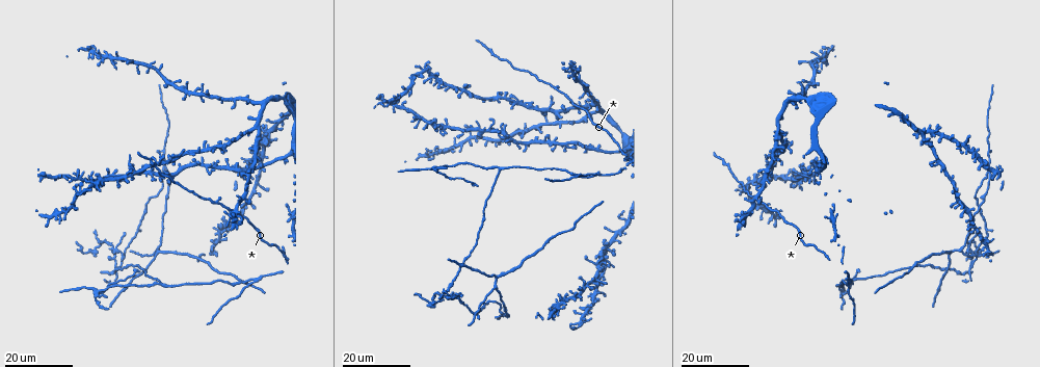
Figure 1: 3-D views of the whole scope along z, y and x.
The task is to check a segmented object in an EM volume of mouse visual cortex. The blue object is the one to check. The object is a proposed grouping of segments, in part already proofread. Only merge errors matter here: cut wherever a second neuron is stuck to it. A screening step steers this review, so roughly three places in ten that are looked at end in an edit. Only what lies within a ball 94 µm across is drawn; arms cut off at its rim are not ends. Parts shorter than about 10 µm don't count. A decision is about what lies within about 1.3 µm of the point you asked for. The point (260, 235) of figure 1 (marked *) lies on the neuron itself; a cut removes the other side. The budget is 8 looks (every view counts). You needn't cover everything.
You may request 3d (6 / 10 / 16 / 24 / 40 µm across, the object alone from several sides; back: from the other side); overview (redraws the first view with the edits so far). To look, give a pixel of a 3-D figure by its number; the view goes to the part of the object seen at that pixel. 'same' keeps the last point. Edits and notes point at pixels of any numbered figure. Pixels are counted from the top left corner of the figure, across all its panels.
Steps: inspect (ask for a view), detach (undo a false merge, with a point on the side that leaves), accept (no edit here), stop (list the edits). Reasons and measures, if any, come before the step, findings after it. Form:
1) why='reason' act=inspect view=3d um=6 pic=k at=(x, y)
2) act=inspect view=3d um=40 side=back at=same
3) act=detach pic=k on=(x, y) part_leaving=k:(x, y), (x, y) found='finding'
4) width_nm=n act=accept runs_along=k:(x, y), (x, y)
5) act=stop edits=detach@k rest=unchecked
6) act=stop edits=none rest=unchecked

why='thick turns thin' act=inspect view=3d um=24 pic=1 at=(570, 174)

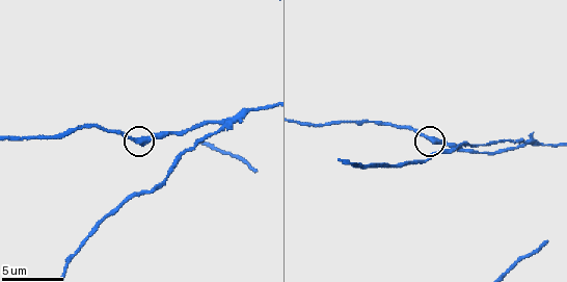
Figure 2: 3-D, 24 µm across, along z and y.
why='closer look' act=inspect view=3d um=6 pic=2 at=(432, 139)

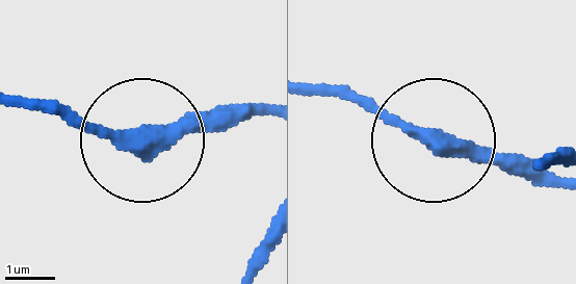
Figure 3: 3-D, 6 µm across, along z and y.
act=accept runs_along=3:(264, 103), (227, 103), (128, 140), (45, 115) found='continuous, no second neuron'

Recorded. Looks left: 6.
why='arms part here' act=inspect view=3d um=24 pic=1 at=(164, 165)

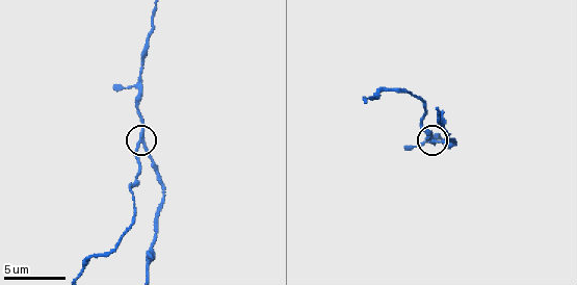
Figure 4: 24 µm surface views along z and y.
act=inspect view=3d um=10 pic=4 at=(142, 141)

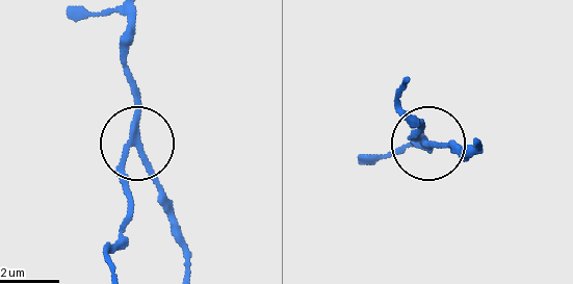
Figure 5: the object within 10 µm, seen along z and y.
side_arm_um=27 act=detach pic=5 on=(124, 178) part_leaving=5:(133, 134), (126, 229), (110, 265) found='a second neuron is stuck on'

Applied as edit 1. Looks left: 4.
why='see it whole again' act=inspect view=overview

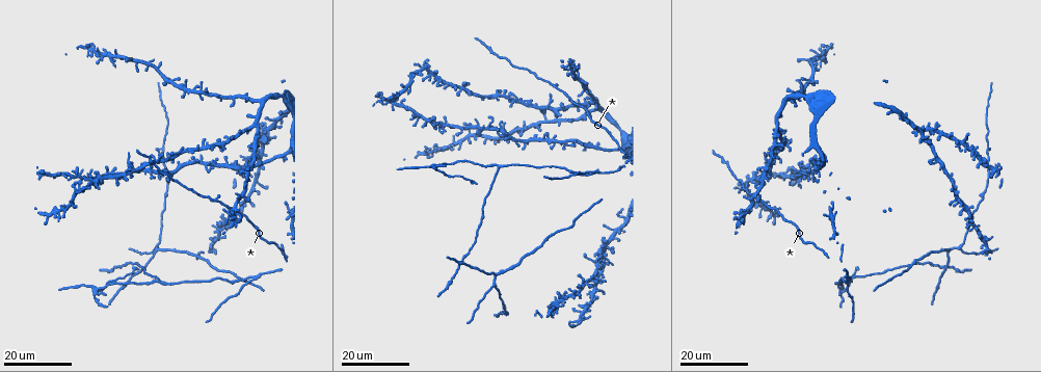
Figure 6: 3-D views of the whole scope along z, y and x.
why='arms part here' act=inspect view=3d um=24 pic=6 at=(499, 168)

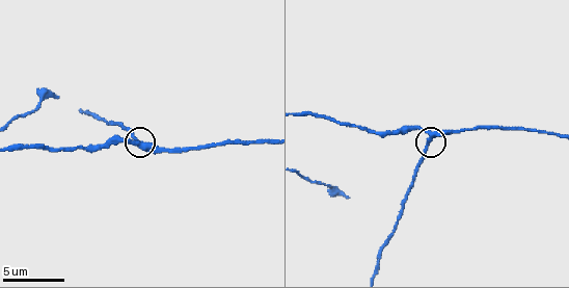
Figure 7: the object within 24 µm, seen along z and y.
act=inspect view=3d um=6 pic=7 at=(431, 134)

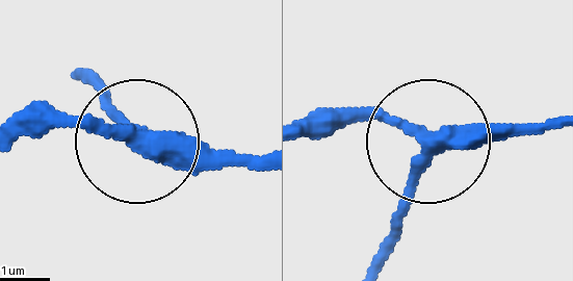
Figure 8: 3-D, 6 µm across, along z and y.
act=accept runs_along=8:(260, 159), (198, 159), (86, 123), (16, 123) found='one neuron here'

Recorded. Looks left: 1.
act=stop edits=detach@5 rest=unchecked

